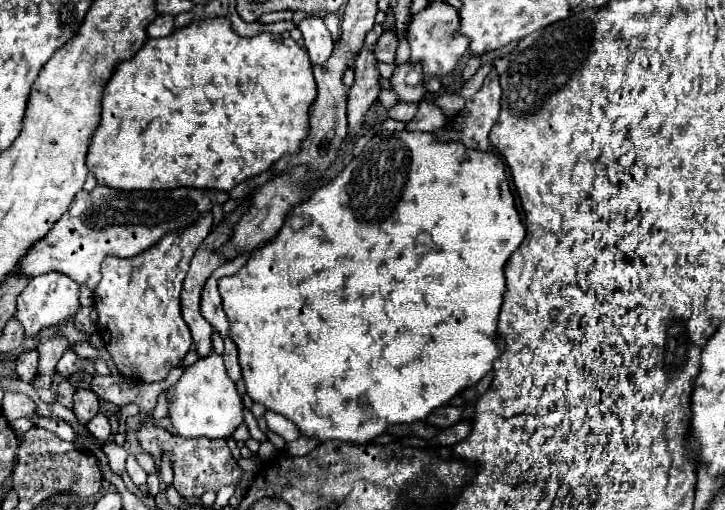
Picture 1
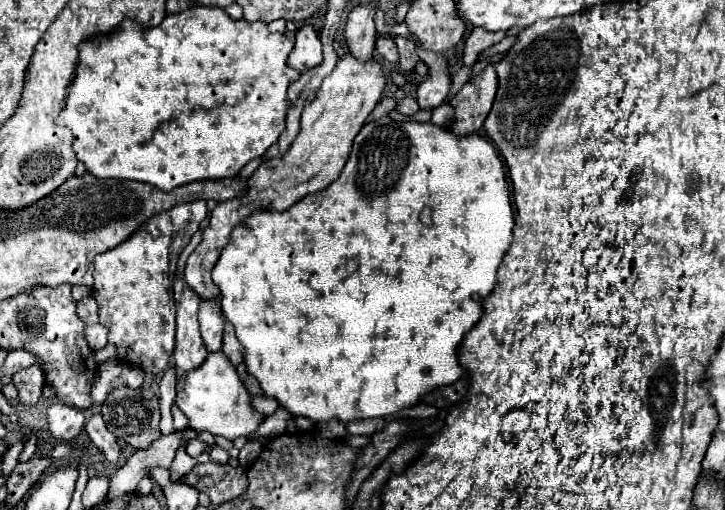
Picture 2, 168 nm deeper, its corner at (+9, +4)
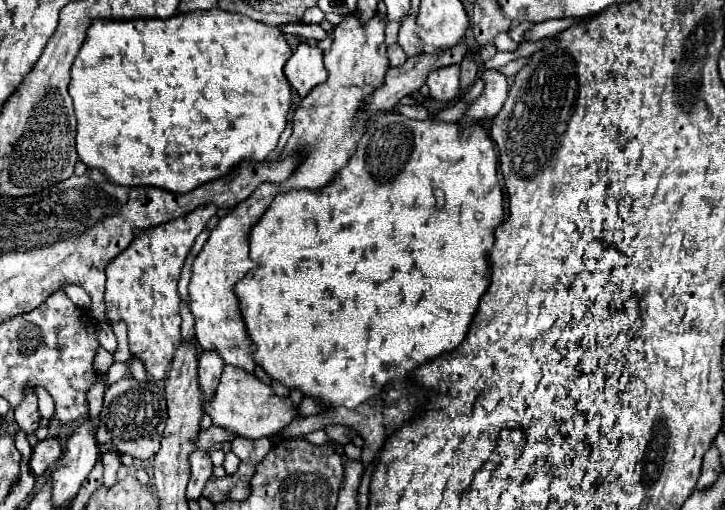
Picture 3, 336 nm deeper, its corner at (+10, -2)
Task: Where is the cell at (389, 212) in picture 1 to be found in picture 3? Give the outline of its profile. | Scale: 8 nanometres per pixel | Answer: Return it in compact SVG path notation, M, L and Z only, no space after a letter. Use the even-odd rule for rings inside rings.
M388 113L370 123L368 131L362 135L356 153L350 157L348 165L334 177L326 187L318 191L294 189L278 195L266 209L262 219L252 225L250 259L258 263L244 279L236 281L234 293L240 303L246 333L252 341L254 361L278 383L288 389L298 389L306 397L314 397L322 409L346 407L354 409L368 403L382 393L390 379L406 379L418 365L432 361L444 351L452 351L466 337L468 325L478 309L480 297L490 285L490 253L494 247L494 229L504 221L504 197L498 181L498 155L488 133L478 125L470 125L458 131L456 123L442 121L412 121L400 113Z

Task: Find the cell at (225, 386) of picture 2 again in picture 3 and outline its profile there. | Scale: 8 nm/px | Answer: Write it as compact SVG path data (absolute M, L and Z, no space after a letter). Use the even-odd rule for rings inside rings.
M232 365L224 367L220 383L214 391L214 397L204 401L202 409L206 415L210 415L214 425L226 429L234 437L244 437L244 439L258 439L258 437L276 435L296 415L296 407L290 403L288 397L274 395L270 385L260 383L252 373L246 373L246 371L232 367Z

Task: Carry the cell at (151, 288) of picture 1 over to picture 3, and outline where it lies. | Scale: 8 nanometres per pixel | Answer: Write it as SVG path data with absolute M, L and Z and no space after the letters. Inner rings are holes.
M202 205L184 217L140 231L148 233L148 239L138 239L140 235L136 235L130 247L106 265L106 317L110 323L126 323L130 353L144 363L146 371L154 379L166 377L168 365L180 343L180 295L176 291L176 283L182 263L194 239L214 213L214 205Z

